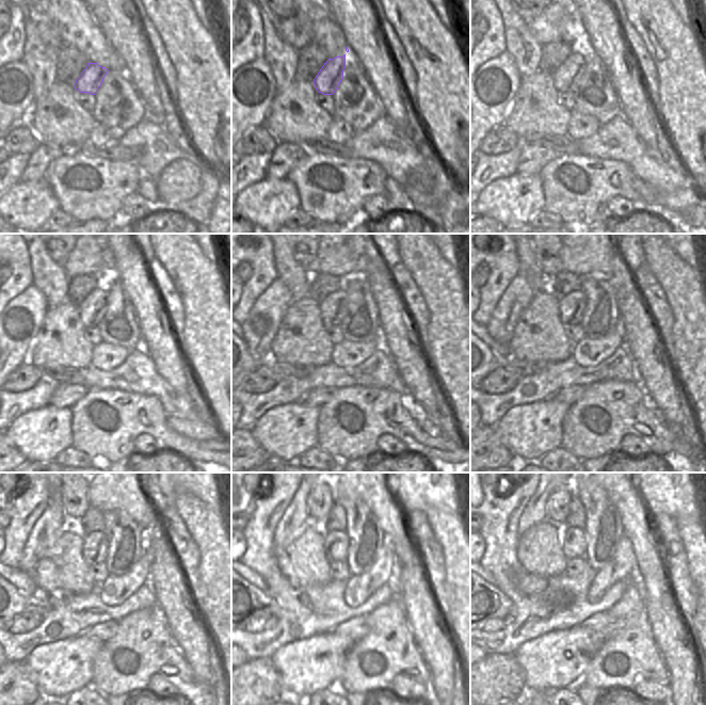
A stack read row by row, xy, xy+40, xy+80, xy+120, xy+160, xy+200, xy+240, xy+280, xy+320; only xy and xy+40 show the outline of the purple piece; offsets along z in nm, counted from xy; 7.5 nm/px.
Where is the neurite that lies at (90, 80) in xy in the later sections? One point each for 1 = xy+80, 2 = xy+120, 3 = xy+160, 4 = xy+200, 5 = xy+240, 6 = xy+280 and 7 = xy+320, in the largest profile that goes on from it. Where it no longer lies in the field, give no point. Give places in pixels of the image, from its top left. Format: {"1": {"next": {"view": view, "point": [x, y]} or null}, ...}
{"1": {"next": {"view": "xy+80", "point": [566, 77]}}, "2": {"next": {"view": "xy+120", "point": [92, 310]}}, "3": {"next": {"view": "xy+160", "point": [333, 307]}}, "4": {"next": {"view": "xy+200", "point": [572, 306]}}, "5": {"next": {"view": "xy+240", "point": [95, 544]}}, "6": {"next": {"view": "xy+280", "point": [336, 542]}}, "7": {"next": {"view": "xy+320", "point": [574, 539]}}}

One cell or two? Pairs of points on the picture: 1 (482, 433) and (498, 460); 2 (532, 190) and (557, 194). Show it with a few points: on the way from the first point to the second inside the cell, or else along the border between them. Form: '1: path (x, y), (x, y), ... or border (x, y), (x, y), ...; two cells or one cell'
1: path (484, 439), (484, 444), (492, 453); one cell
2: border (539, 174), (544, 209); two cells

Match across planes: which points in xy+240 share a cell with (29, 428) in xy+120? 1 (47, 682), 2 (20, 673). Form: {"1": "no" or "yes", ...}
{"1": "yes", "2": "no"}

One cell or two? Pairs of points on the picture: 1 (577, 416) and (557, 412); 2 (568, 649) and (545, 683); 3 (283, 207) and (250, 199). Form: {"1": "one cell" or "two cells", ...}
{"1": "two cells", "2": "one cell", "3": "one cell"}

